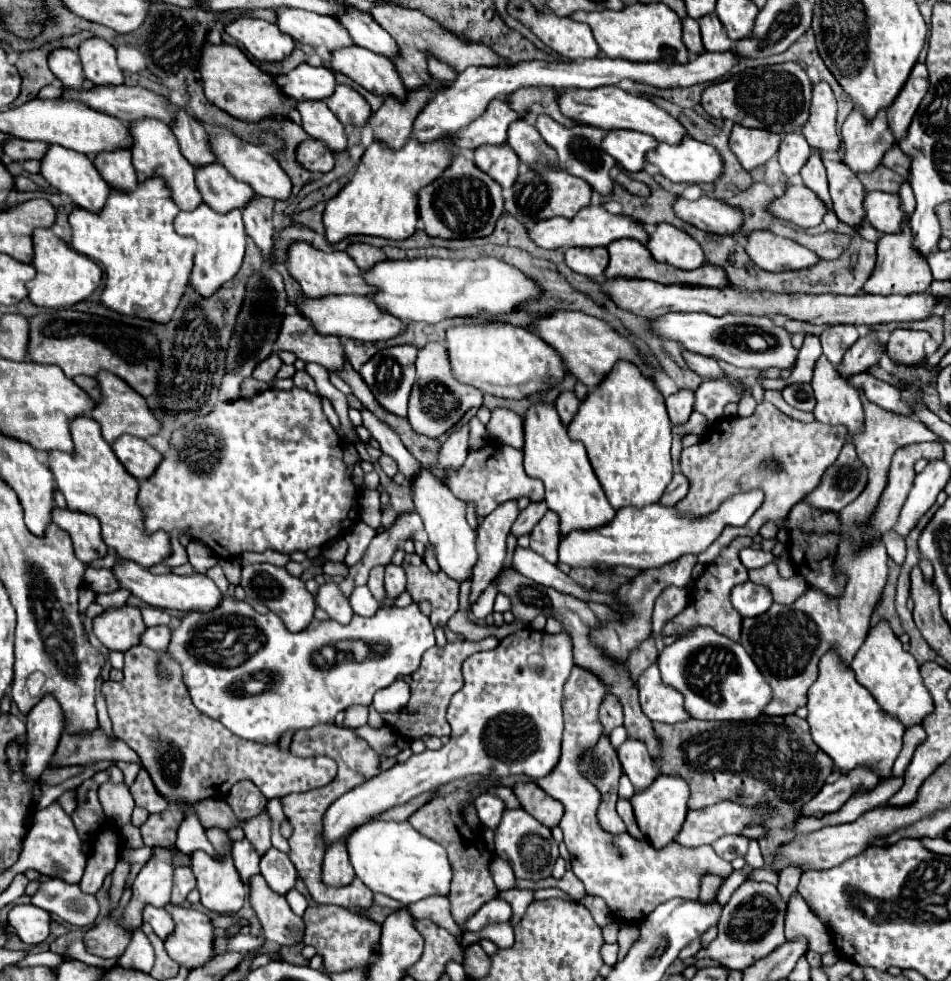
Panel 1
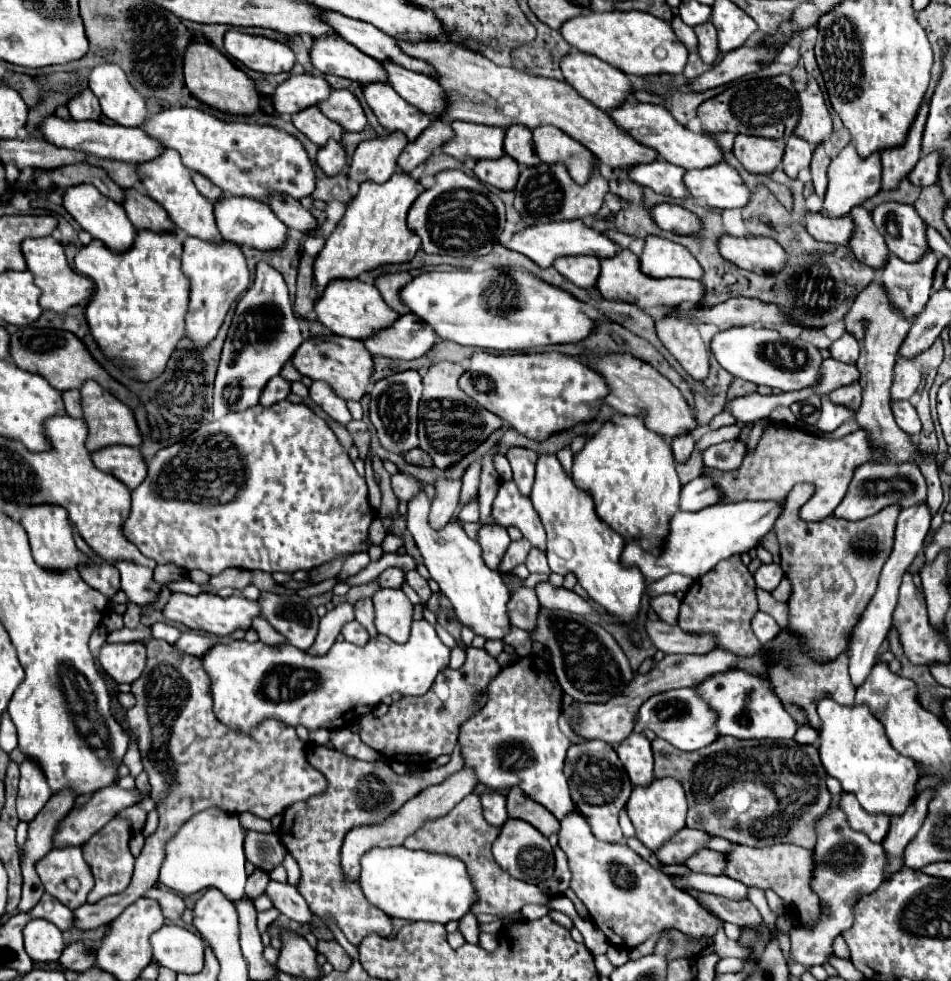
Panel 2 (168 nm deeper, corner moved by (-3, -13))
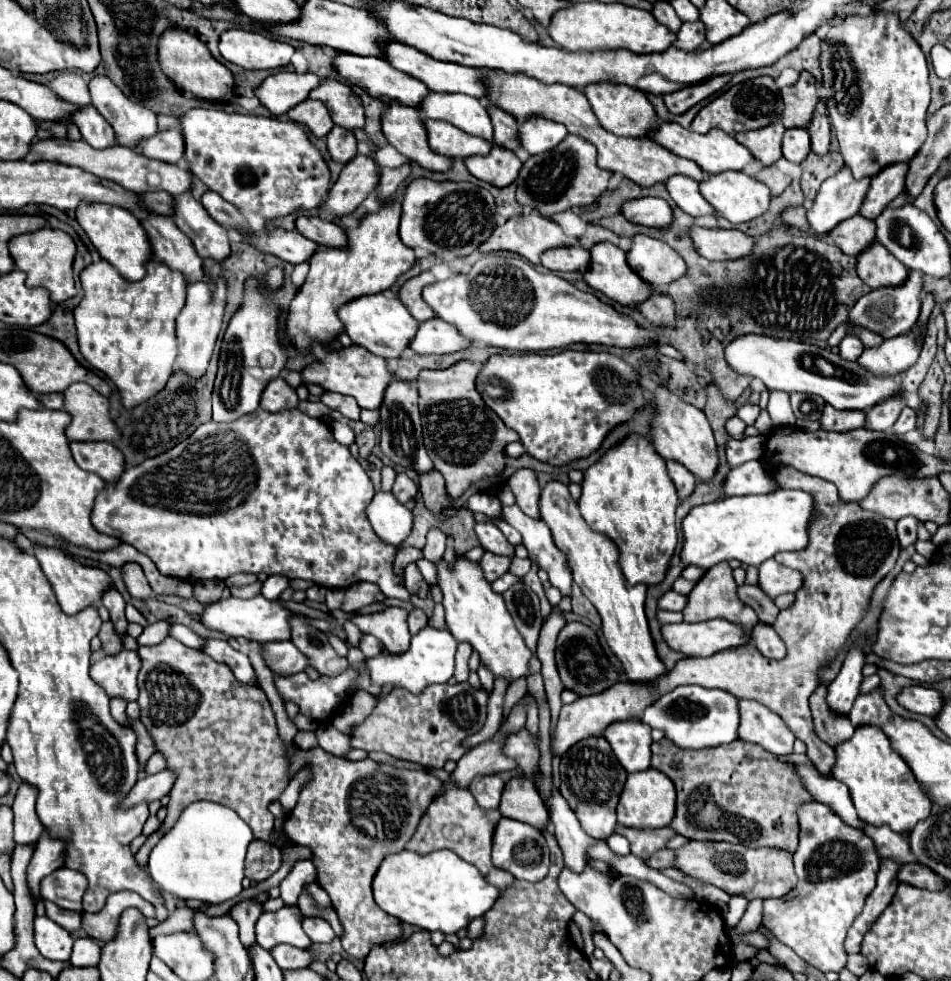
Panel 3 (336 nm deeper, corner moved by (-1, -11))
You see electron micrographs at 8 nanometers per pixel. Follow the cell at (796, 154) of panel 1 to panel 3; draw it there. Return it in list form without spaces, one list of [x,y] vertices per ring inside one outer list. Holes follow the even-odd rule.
[[[787,129],[783,135],[783,157],[791,163],[803,163],[811,153],[807,129]]]

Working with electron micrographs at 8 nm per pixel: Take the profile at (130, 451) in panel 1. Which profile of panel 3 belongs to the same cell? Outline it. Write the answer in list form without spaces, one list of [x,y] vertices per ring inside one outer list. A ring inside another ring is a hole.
[[[71,443],[71,453],[77,465],[105,479],[107,483],[119,481],[125,469],[123,453],[113,443]]]

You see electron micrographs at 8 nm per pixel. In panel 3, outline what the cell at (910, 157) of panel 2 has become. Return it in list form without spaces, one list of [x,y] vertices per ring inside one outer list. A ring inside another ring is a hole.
[[[899,163],[889,165],[887,169],[883,169],[883,173],[871,177],[871,189],[863,201],[861,215],[875,219],[887,207],[889,201],[893,201],[899,193],[905,191],[903,189],[905,175],[907,175],[907,163]]]

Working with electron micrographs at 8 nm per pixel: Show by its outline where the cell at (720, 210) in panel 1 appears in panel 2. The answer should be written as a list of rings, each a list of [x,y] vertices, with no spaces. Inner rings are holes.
[[[661,203],[651,207],[649,213],[653,215],[653,221],[665,231],[673,231],[679,235],[691,235],[693,231],[697,231],[697,217],[681,205]]]

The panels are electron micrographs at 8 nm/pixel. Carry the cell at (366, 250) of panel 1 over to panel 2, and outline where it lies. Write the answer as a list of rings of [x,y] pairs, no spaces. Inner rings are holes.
[[[389,273],[389,275],[377,277],[377,281],[375,281],[375,285],[377,285],[381,297],[385,299],[385,303],[387,303],[389,307],[393,307],[399,315],[409,313],[409,307],[405,307],[405,305],[401,303],[401,299],[399,299],[399,291],[401,291],[411,279],[413,279],[411,273]]]

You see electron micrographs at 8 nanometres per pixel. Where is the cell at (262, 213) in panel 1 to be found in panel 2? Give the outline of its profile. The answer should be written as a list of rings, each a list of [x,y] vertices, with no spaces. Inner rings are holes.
[[[263,261],[257,263],[253,283],[237,303],[235,317],[223,345],[213,395],[215,419],[221,419],[229,411],[245,411],[257,405],[267,381],[279,375],[283,365],[293,357],[301,343],[303,337],[281,273]]]

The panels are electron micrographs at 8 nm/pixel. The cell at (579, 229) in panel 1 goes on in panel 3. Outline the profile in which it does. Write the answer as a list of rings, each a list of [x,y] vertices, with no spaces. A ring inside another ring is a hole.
[[[529,213],[529,215],[511,217],[505,225],[495,227],[493,235],[481,245],[481,251],[501,251],[501,249],[507,249],[507,251],[523,255],[533,265],[539,265],[539,257],[541,257],[543,251],[553,249],[553,247],[575,247],[575,245],[579,245],[579,239],[565,235],[561,225],[557,225],[555,221],[551,221],[551,219],[543,217],[543,215]]]

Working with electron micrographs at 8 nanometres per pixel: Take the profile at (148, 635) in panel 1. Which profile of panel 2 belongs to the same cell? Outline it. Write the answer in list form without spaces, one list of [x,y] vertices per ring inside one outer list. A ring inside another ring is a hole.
[[[185,633],[185,635],[181,635],[181,639],[175,645],[181,647],[181,651],[201,657],[211,651],[211,647],[215,645],[215,639],[211,639],[207,635],[199,635],[199,633]]]

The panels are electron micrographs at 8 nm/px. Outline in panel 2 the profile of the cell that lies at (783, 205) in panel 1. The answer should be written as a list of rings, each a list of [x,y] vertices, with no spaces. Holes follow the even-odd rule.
[[[807,213],[805,227],[817,241],[825,241],[833,245],[849,245],[855,233],[855,223],[851,217],[825,219],[821,213]]]

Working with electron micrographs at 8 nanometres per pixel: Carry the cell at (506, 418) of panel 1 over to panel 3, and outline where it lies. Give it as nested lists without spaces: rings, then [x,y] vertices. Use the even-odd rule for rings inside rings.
[[[519,469],[509,477],[509,487],[515,495],[517,505],[529,517],[539,517],[539,481],[533,469]]]

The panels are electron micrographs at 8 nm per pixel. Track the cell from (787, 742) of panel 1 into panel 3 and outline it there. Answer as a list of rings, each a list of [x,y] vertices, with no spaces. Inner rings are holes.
[[[661,739],[659,743],[651,745],[653,759],[651,765],[673,779],[677,789],[677,813],[671,827],[689,839],[707,839],[707,841],[729,841],[741,843],[747,847],[777,847],[795,853],[799,845],[799,823],[797,823],[797,809],[799,805],[813,803],[815,799],[807,789],[803,789],[803,781],[799,781],[799,773],[795,771],[793,763],[781,761],[773,753],[765,751],[755,743],[747,743],[735,739],[733,743],[707,747],[699,751],[683,751],[675,747],[671,741]]]

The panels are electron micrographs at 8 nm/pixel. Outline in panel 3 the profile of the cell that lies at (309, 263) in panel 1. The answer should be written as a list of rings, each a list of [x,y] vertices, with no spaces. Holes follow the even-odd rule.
[[[375,293],[371,297],[347,301],[347,305],[339,307],[339,319],[343,321],[345,333],[355,345],[361,345],[383,359],[399,357],[417,331],[417,321],[409,315],[407,307],[397,297],[389,297],[387,293]]]

